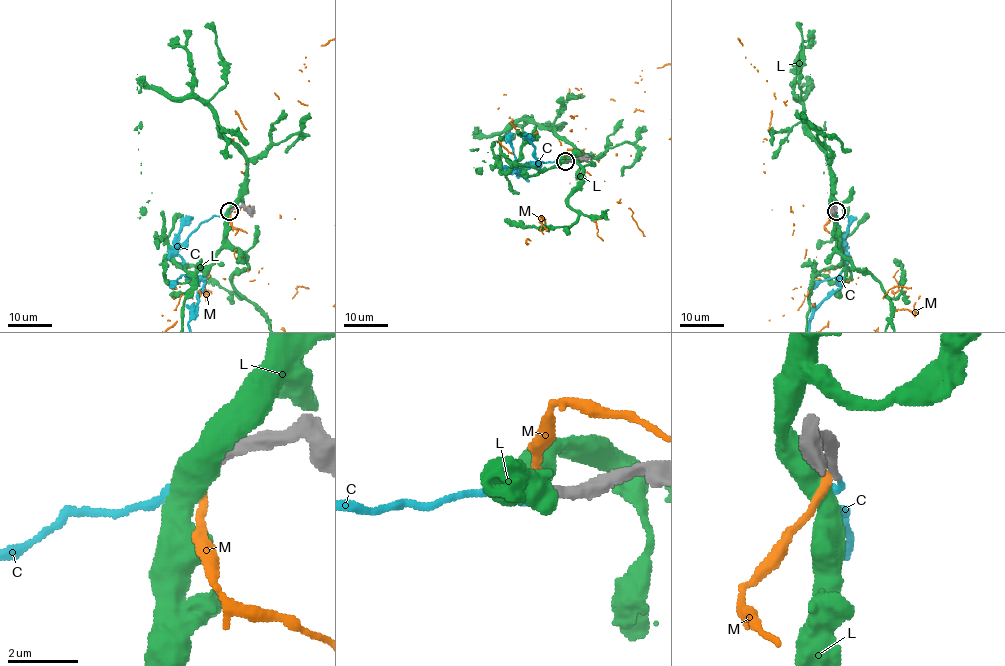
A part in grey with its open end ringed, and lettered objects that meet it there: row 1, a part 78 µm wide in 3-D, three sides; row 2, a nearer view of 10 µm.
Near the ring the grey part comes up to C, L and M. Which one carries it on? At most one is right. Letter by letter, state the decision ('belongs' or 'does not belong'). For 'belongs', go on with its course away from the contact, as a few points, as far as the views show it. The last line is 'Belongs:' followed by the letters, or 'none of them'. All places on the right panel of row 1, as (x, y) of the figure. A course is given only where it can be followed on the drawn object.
C: belongs
L: does not belong
M: does not belong
Belongs: C

